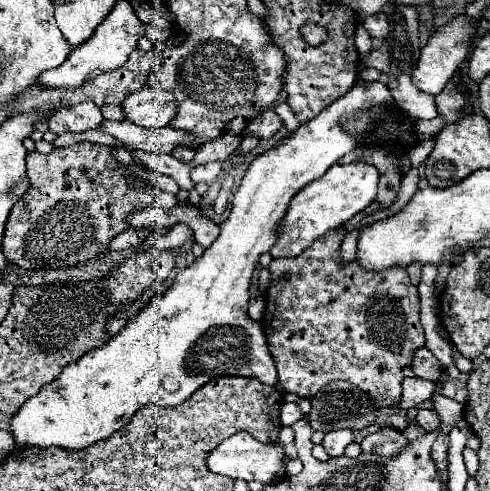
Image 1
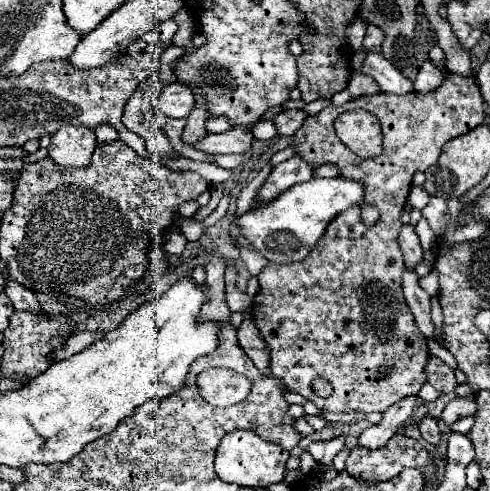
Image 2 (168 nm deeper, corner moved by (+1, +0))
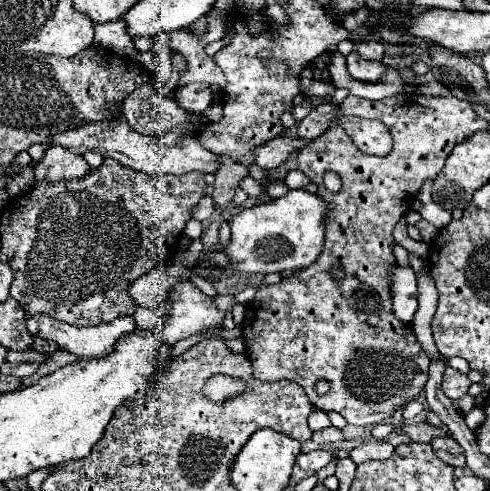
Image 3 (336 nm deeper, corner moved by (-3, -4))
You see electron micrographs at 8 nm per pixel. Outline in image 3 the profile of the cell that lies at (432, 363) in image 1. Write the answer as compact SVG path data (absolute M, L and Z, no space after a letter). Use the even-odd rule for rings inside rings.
M446 366L446 372L444 372L444 382L442 382L442 390L444 394L450 398L450 400L458 400L462 396L468 394L468 388L470 388L470 380L466 374Z

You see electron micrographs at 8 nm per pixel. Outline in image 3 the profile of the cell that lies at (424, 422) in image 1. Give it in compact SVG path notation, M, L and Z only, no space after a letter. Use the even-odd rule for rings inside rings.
M450 436L446 438L434 438L430 442L430 446L434 448L434 454L444 460L446 464L454 466L454 468L464 468L466 466L466 456L464 456L464 448Z

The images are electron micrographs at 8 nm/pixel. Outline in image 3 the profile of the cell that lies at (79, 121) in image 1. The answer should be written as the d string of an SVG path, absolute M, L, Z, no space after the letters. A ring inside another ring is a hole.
M52 146L46 148L44 158L36 164L34 182L64 182L64 180L80 180L90 172L90 166L80 154L68 152L68 148Z

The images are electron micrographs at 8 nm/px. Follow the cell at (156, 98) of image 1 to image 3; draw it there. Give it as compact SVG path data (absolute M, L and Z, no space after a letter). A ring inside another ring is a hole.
M196 82L196 84L188 84L188 86L184 86L184 88L180 88L178 92L176 92L176 102L178 102L178 106L180 108L184 108L184 110L190 110L190 112L204 112L210 104L212 104L212 100L214 100L214 94L212 94L212 88L210 88L210 84L200 84L200 82Z

